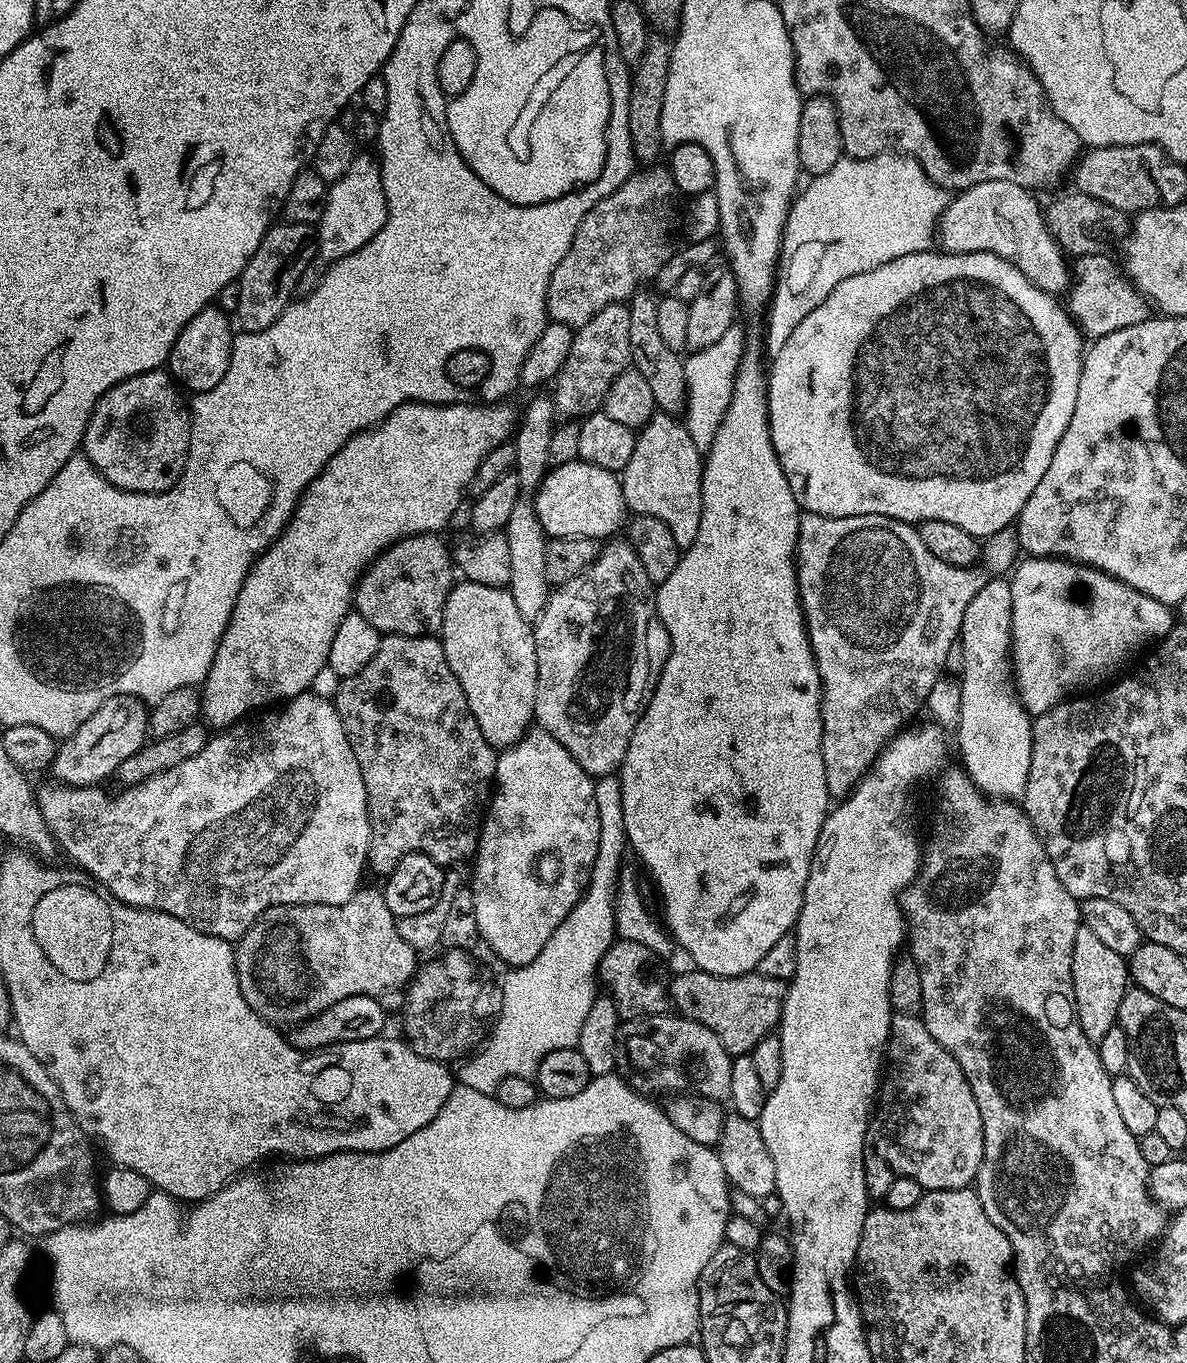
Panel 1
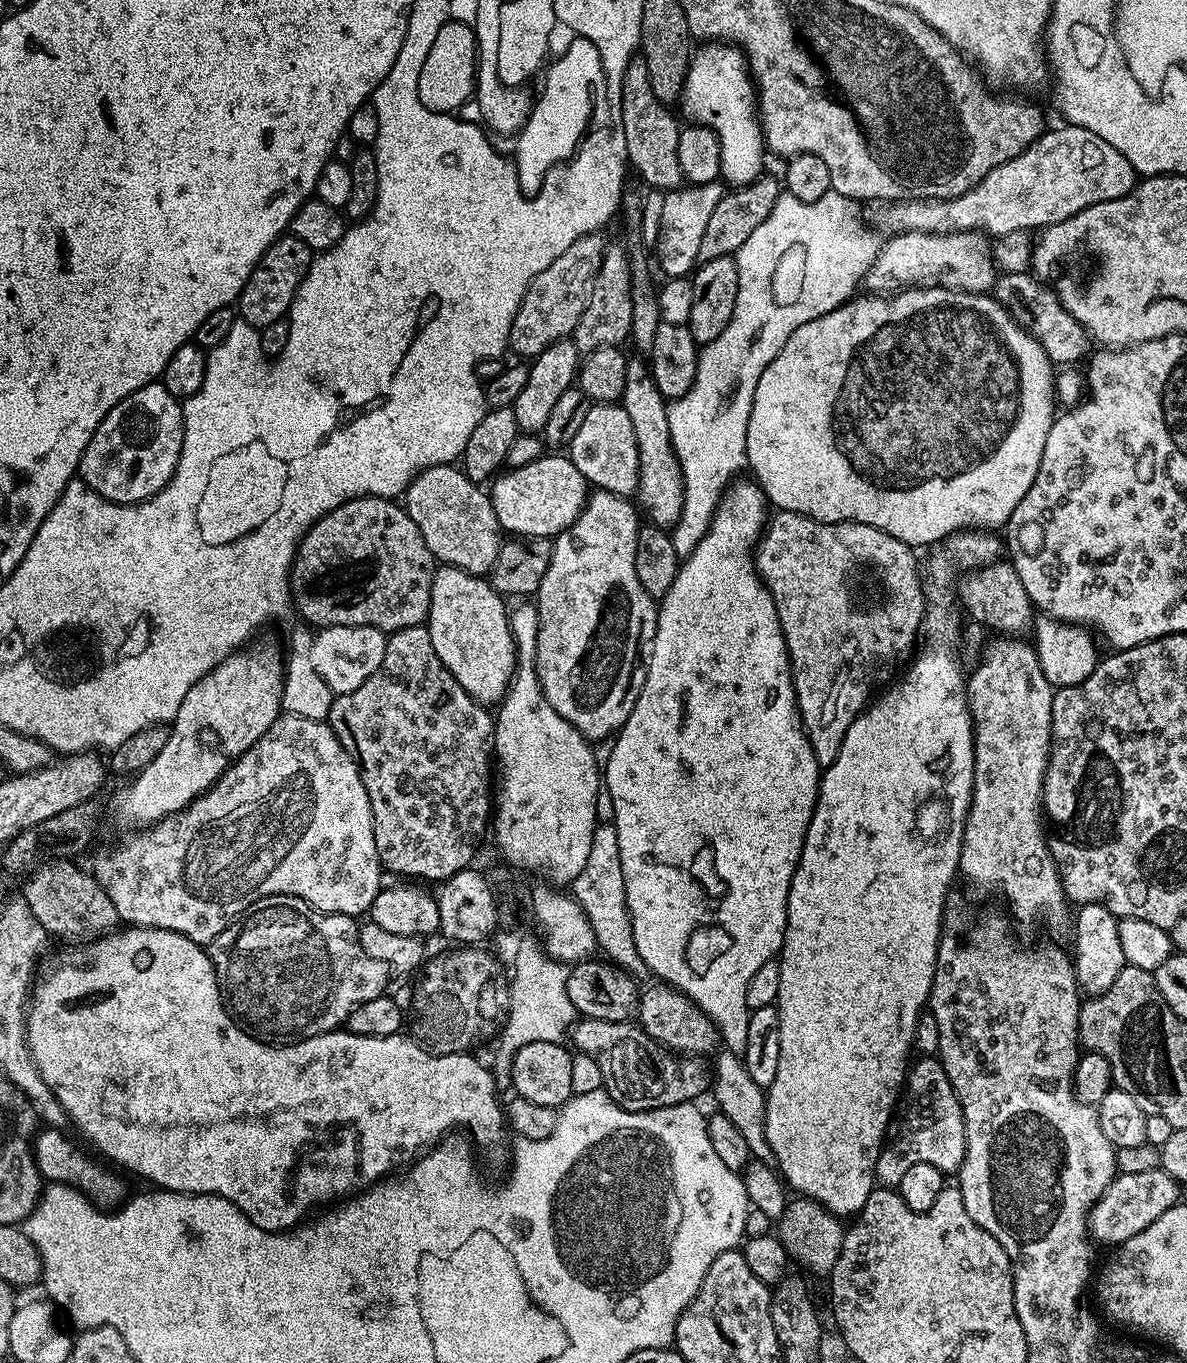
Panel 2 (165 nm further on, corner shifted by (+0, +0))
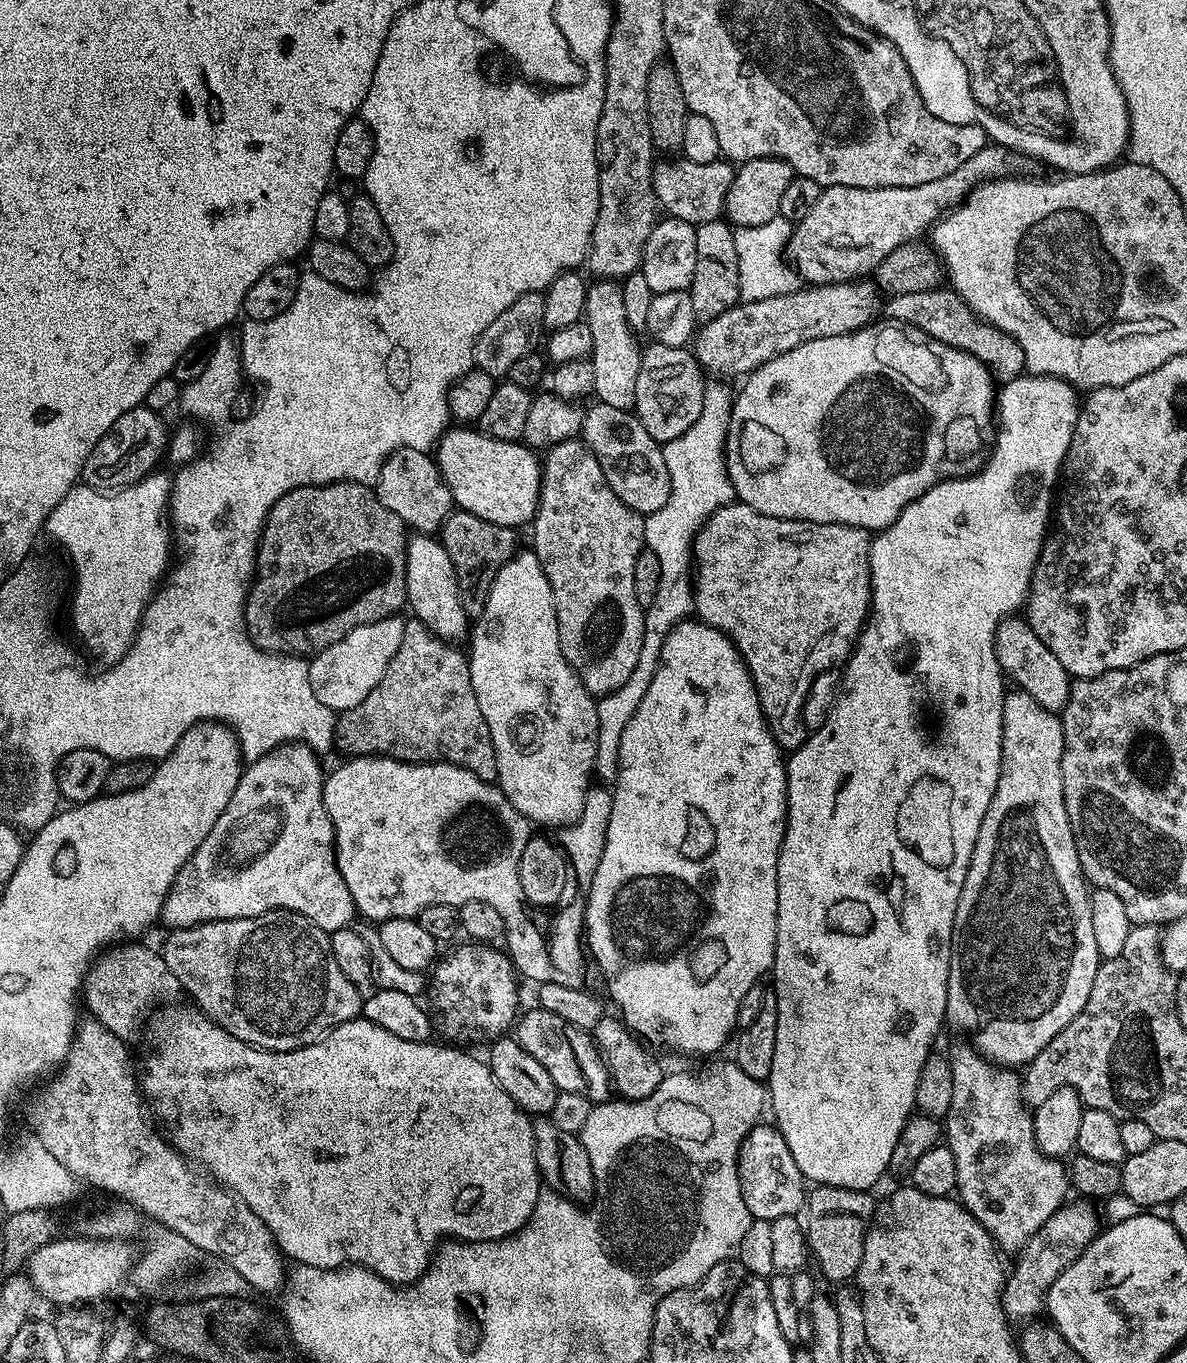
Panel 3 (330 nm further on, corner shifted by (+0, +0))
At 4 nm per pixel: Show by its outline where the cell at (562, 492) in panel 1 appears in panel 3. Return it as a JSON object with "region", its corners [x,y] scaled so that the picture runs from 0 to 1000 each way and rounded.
{"region":[[[388,313],[385,317],[375,317],[366,332],[383,372],[420,386],[438,389],[441,384],[447,385],[455,371],[457,356],[457,340],[452,332],[434,323],[420,323],[394,314]]]}

